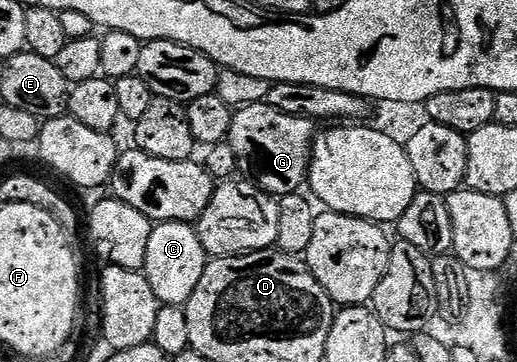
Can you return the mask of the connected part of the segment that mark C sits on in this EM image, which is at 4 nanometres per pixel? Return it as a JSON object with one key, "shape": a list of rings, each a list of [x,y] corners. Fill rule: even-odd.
{"shape":[[[181,222],[156,223],[149,234],[149,250],[145,250],[145,266],[141,271],[147,277],[149,286],[153,286],[153,294],[160,305],[185,306],[189,298],[193,298],[197,282],[201,282],[201,274],[205,274],[208,259],[198,231],[192,225]]]}

